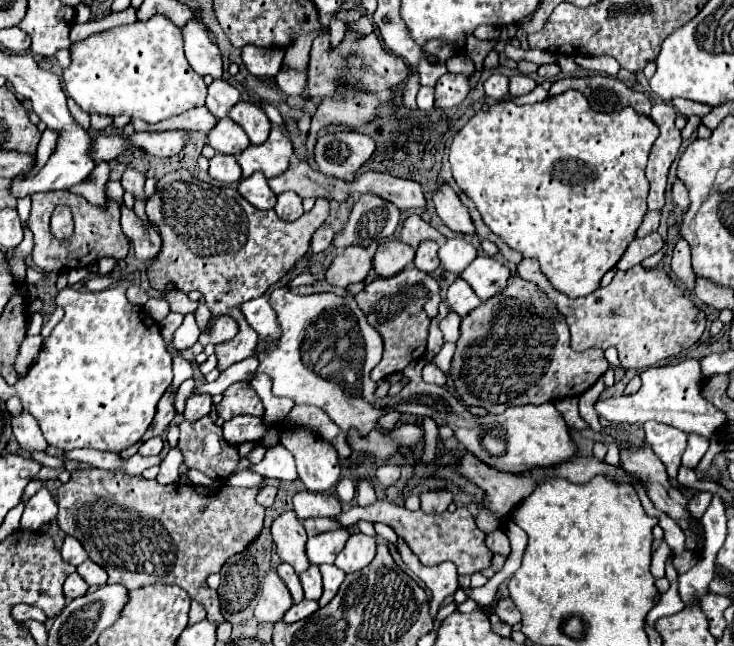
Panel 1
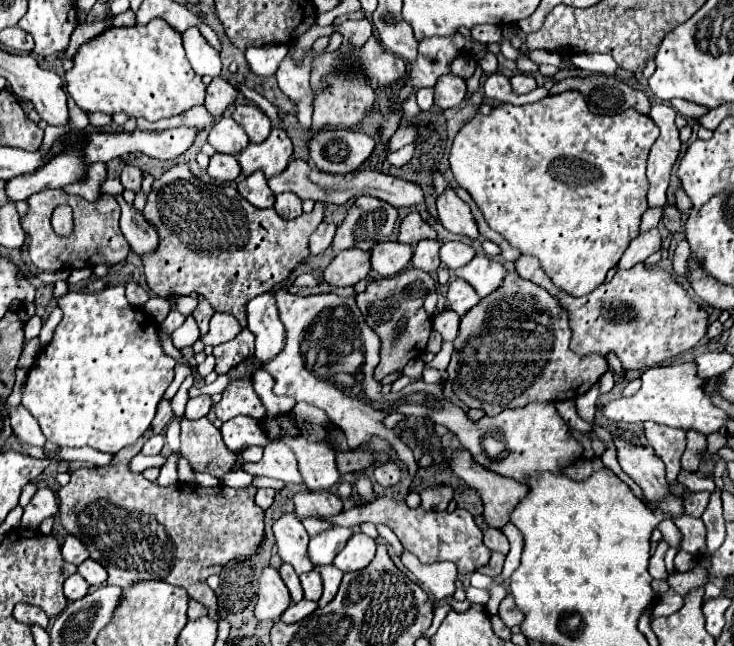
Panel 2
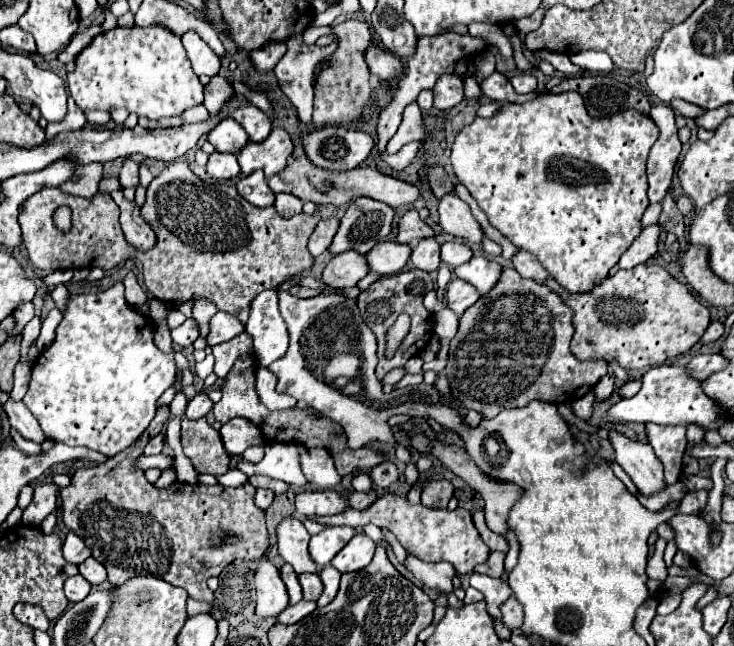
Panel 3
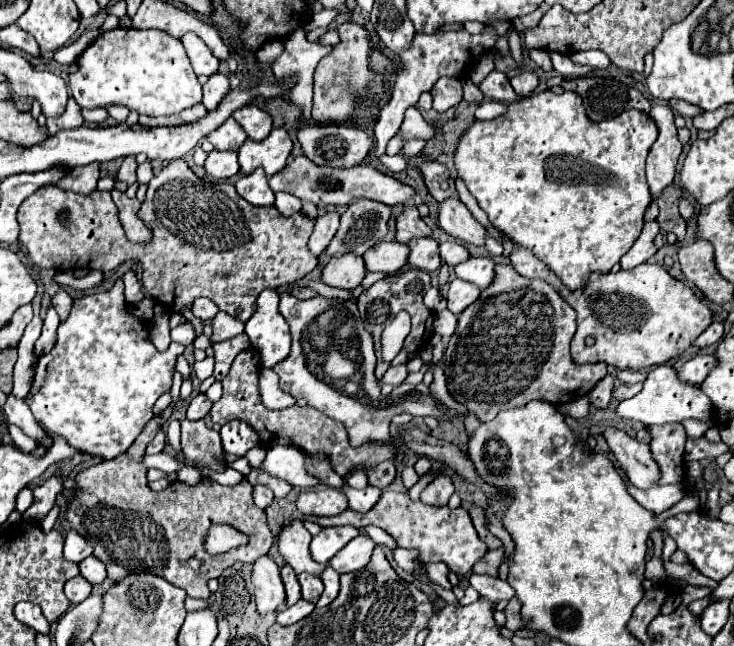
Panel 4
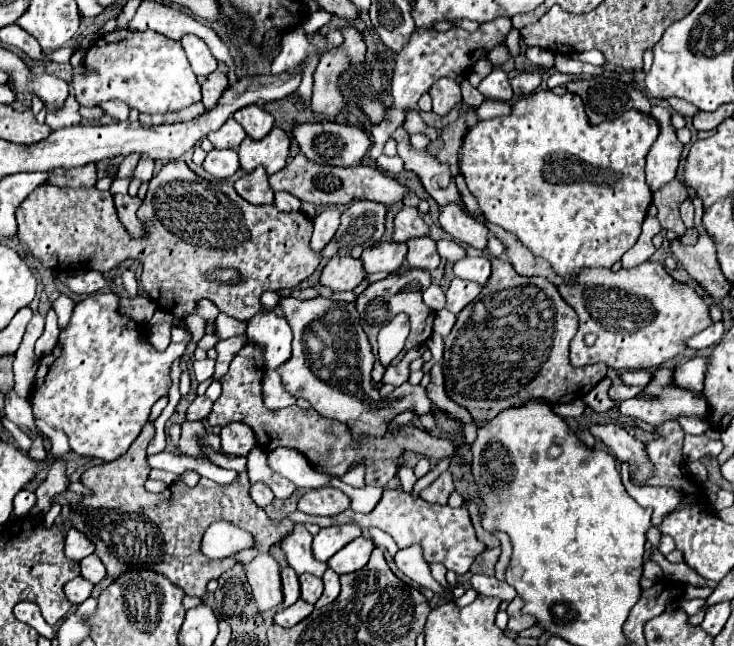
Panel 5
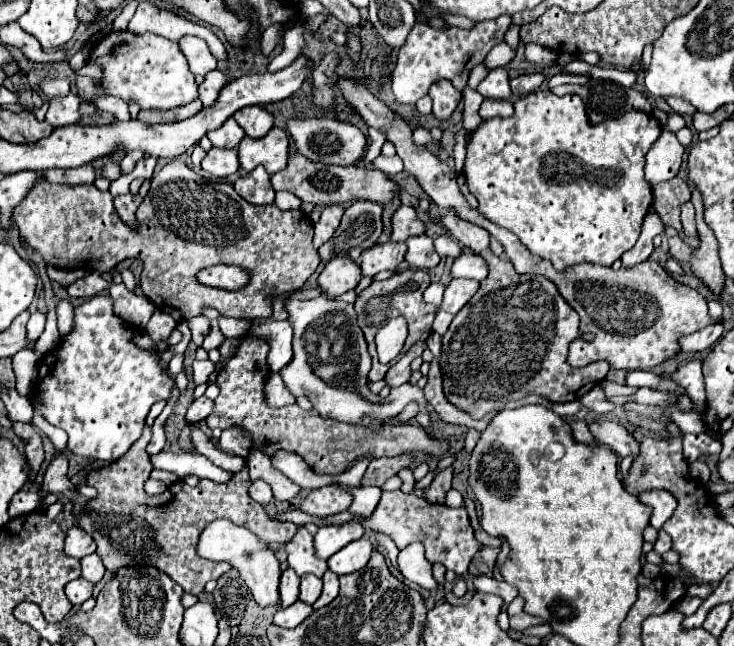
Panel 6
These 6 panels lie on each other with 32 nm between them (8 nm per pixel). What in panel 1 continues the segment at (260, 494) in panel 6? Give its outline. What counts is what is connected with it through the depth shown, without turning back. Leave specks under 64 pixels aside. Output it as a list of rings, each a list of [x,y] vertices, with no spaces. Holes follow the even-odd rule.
[[[266,486],[266,488],[260,488],[260,492],[258,492],[258,496],[256,496],[256,502],[260,502],[264,508],[268,508],[272,502],[274,502],[274,498],[276,498],[276,488],[274,486]]]

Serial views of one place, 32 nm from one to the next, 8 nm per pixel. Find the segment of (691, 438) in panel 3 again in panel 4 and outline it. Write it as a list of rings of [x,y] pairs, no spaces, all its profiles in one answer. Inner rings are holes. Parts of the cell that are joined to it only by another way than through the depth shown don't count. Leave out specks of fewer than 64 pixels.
[[[684,420],[682,426],[684,426],[684,430],[686,430],[686,434],[690,438],[700,438],[710,428],[710,424],[708,422],[702,422],[702,420]]]

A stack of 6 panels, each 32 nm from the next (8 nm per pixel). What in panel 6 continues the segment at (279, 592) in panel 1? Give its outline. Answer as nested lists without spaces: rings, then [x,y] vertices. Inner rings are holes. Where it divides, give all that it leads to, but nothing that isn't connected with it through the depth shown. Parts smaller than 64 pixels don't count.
[[[218,518],[210,522],[204,532],[200,534],[196,552],[212,562],[228,562],[234,570],[238,570],[240,578],[246,582],[250,592],[254,594],[254,600],[260,606],[270,606],[280,602],[278,584],[280,584],[280,562],[274,556],[272,548],[264,544],[256,534],[252,534],[248,528],[242,528],[238,524],[232,524],[228,518]]]

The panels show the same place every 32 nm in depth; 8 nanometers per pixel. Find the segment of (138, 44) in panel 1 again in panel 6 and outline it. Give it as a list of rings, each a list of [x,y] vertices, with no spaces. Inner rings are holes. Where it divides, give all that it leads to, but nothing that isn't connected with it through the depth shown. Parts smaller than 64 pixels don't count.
[[[112,32],[92,50],[90,62],[98,64],[104,72],[102,86],[96,86],[92,78],[78,76],[78,94],[82,102],[94,102],[102,94],[112,94],[122,100],[134,100],[142,110],[170,110],[184,106],[198,98],[198,84],[190,72],[178,42],[166,40],[156,34],[132,34]]]

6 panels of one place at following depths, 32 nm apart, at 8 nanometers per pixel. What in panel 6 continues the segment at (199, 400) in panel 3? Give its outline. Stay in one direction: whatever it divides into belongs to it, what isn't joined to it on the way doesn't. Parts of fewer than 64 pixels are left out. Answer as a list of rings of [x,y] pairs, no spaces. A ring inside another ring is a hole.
[[[206,396],[196,398],[196,400],[190,404],[190,408],[188,408],[186,420],[188,420],[188,422],[202,422],[202,420],[206,420],[206,418],[212,414],[212,410],[214,410],[214,402],[212,402],[212,400],[208,400]]]

